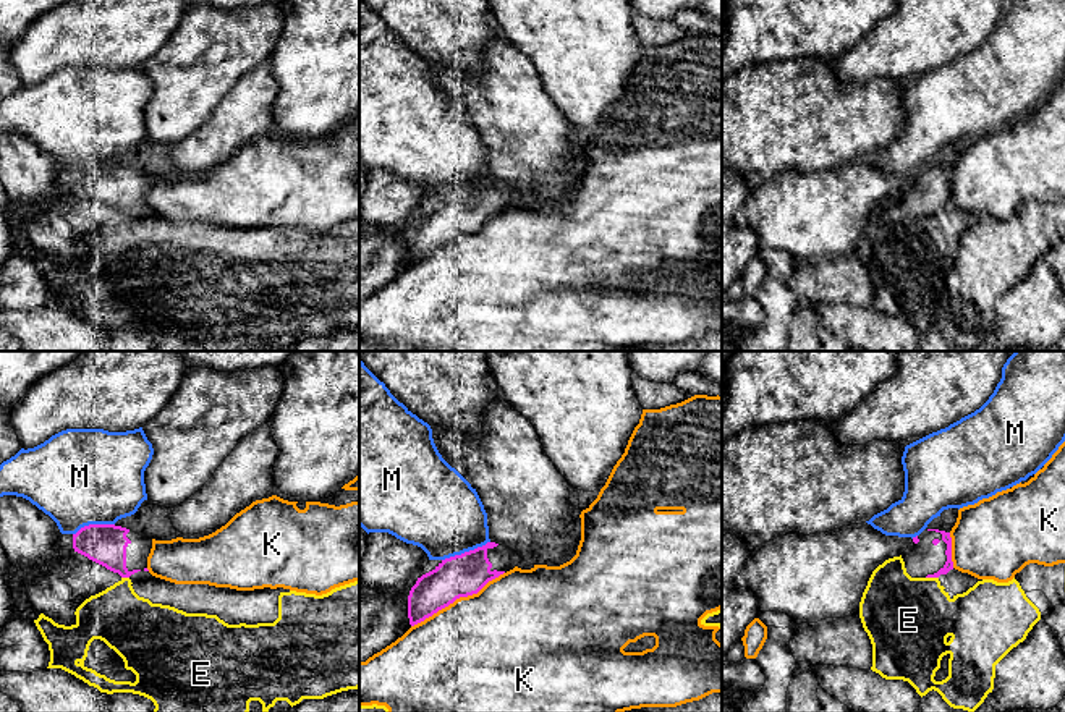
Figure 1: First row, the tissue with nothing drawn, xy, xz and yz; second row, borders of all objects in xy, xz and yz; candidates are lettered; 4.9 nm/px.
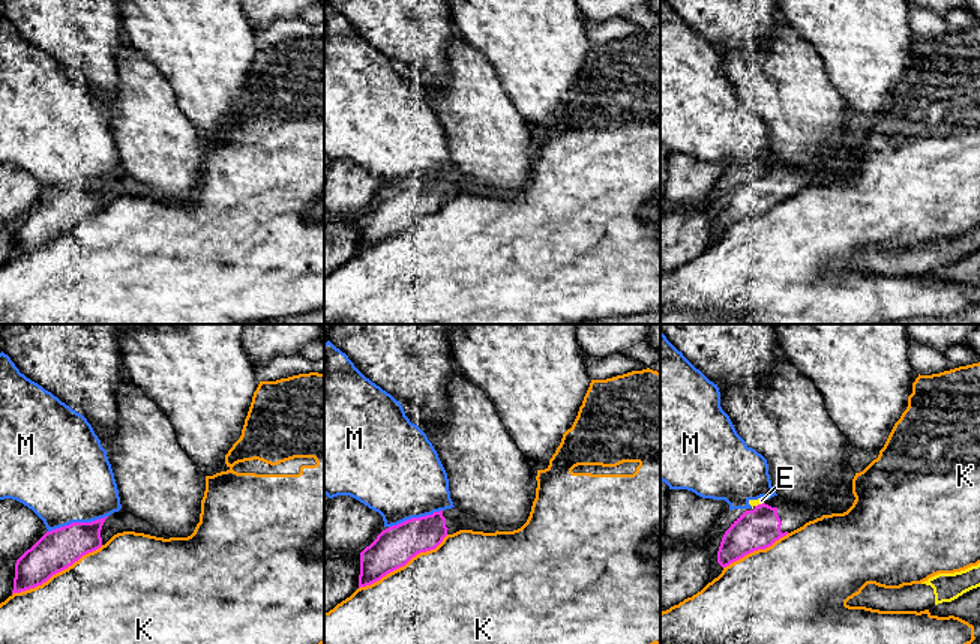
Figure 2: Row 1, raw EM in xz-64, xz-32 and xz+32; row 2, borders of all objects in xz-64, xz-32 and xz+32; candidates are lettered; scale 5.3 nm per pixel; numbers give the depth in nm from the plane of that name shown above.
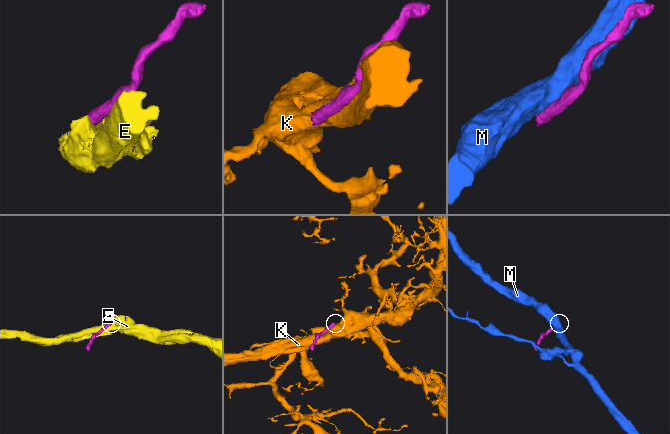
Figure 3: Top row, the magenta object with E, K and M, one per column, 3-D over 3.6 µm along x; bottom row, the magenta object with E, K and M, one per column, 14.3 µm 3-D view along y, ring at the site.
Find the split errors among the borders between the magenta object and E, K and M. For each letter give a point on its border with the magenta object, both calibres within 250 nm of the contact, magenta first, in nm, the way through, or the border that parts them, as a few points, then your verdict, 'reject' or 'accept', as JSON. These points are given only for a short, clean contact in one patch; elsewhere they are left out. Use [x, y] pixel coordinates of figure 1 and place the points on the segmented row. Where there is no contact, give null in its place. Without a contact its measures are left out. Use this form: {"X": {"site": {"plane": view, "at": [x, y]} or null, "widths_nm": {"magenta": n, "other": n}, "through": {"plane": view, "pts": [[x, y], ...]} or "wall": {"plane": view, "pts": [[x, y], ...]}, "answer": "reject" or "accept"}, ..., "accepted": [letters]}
{"E": {"site": {"plane": "yz", "at": [933, 576]}, "widths_nm": {"magenta": 50, "other": 420}, "wall": {"plane": "yz", "pts": [[926, 576], [937, 578]]}, "answer": "reject"}, "K": {"site": {"plane": "xz", "at": [457, 597]}, "widths_nm": {"magenta": 220, "other": 480}, "answer": "reject"}, "M": {"site": {"plane": "xz", "at": [465, 552]}, "widths_nm": {"magenta": 220, "other": 400}, "answer": "reject"}, "accepted": []}

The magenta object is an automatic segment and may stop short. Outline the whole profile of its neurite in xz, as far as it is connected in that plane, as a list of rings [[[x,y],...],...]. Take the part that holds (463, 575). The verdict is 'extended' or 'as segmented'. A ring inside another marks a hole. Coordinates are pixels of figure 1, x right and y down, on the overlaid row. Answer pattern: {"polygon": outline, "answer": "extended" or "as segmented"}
{"polygon": [[[495,542],[442,560],[418,578],[408,595],[408,618],[414,626],[460,597],[477,594],[489,581],[513,570],[523,558]]], "answer": "extended"}

